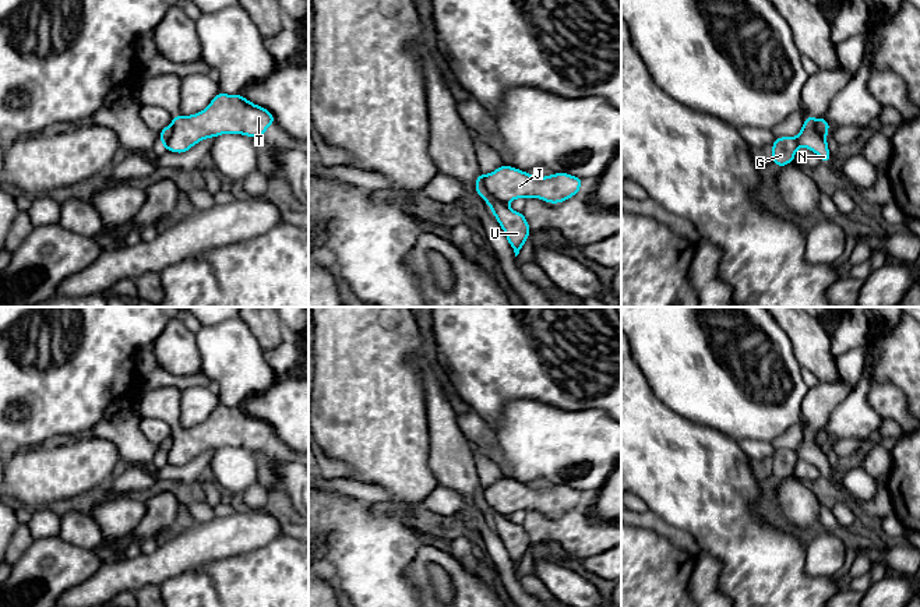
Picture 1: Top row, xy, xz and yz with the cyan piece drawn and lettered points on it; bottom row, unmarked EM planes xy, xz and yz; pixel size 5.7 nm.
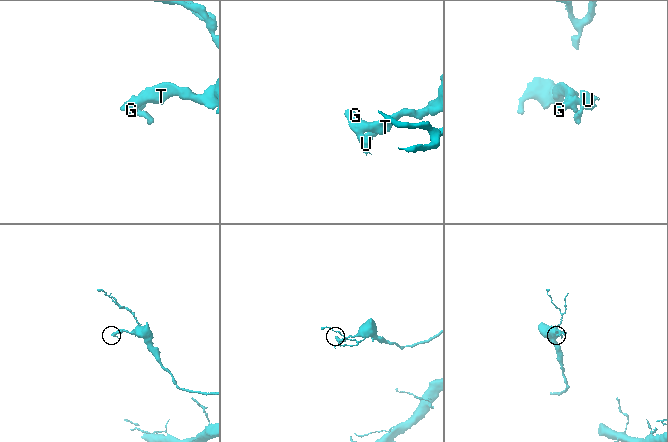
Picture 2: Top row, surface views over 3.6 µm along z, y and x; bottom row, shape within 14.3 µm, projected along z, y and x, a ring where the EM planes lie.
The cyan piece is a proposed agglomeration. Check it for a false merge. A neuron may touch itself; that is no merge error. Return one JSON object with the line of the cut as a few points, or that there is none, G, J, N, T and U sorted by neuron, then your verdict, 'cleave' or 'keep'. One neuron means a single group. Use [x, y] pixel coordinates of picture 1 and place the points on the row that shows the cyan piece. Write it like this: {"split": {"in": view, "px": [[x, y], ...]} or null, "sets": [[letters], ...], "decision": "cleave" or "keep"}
{"split": {"in": "xz", "px": [[483, 175], [485, 189], [506, 204]]}, "sets": [["G", "U"], ["J", "N", "T"]], "decision": "cleave"}

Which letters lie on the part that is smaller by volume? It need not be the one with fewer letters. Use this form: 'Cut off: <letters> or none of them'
Cut off: G, U

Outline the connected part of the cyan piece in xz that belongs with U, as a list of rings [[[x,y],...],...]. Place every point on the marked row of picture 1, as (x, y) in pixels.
[[[480,173],[475,181],[476,194],[490,207],[517,257],[529,237],[529,223],[522,212],[512,211],[505,202],[493,198],[484,187],[483,177]]]

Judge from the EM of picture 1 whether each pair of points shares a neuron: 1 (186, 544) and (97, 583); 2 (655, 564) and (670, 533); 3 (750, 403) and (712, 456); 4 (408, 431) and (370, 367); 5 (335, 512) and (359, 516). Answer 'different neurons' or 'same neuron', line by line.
1: same neuron
2: different neurons
3: different neurons
4: same neuron
5: same neuron

